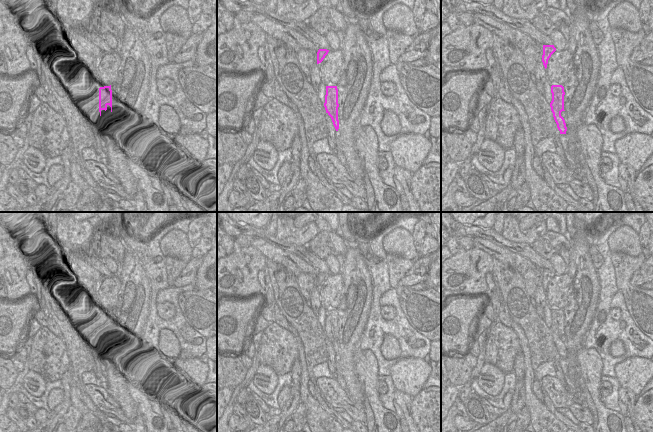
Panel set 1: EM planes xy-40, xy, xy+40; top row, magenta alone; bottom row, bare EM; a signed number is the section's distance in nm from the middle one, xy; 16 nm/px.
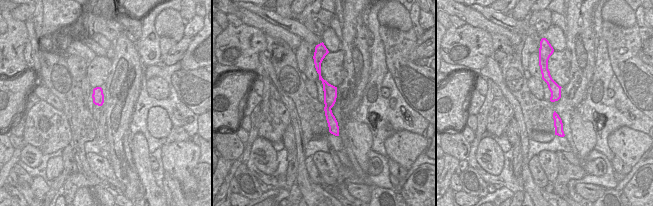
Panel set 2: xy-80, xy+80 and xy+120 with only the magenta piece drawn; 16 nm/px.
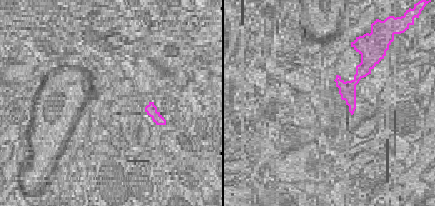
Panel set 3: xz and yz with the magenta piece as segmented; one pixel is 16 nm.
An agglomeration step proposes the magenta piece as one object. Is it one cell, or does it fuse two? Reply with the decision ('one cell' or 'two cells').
two cells

